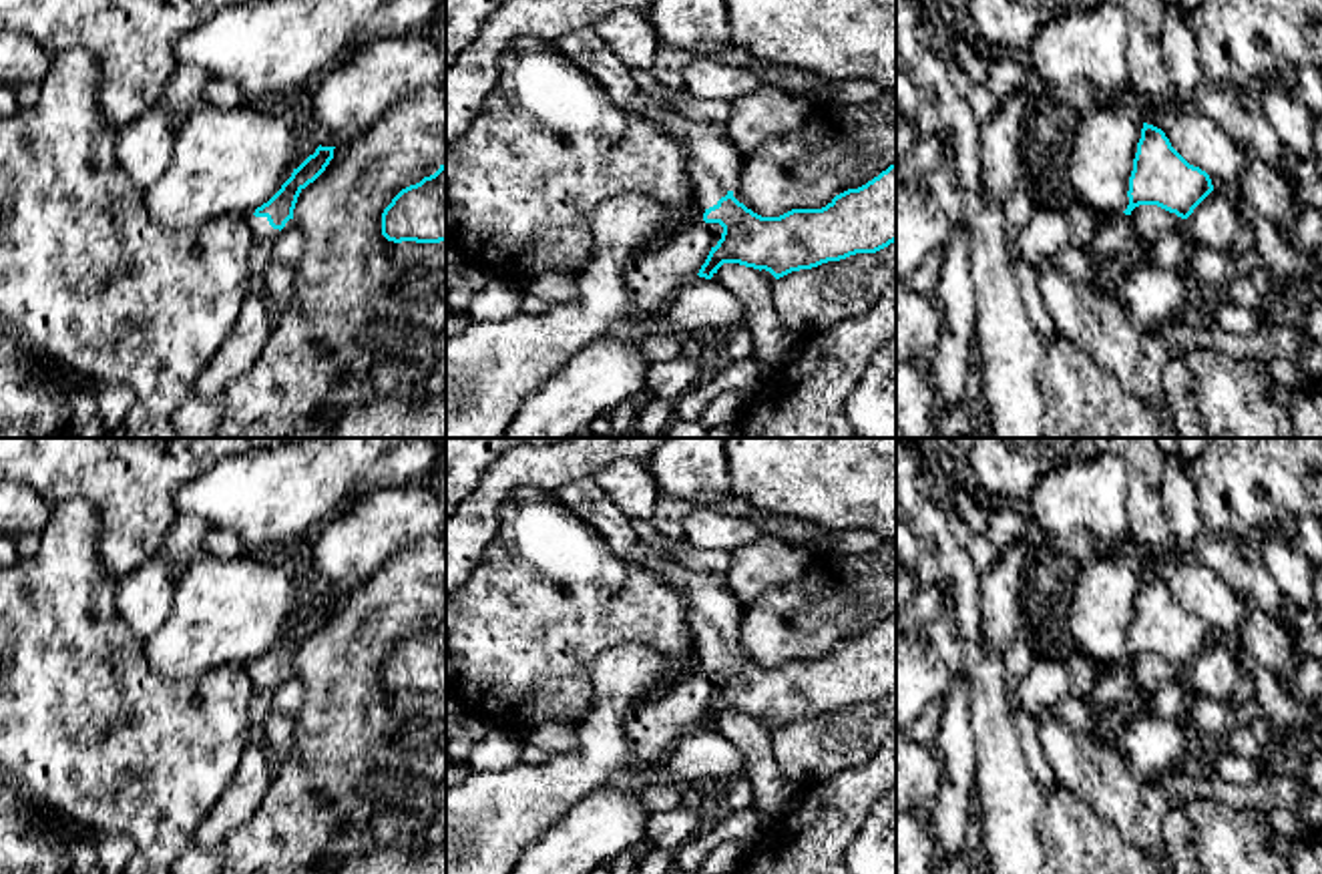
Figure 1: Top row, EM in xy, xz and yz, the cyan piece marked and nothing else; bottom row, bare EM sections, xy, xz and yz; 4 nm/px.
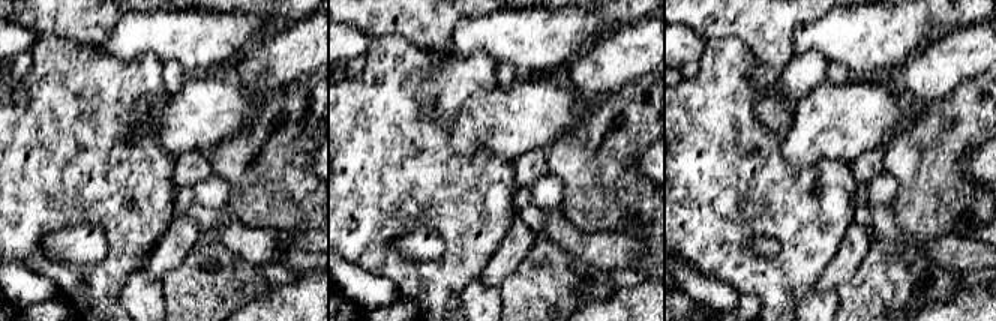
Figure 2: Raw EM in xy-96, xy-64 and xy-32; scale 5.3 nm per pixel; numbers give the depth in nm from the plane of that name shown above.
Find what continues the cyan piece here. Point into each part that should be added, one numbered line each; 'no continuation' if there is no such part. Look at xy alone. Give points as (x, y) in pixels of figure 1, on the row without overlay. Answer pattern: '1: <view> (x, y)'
1: xy (260, 676)

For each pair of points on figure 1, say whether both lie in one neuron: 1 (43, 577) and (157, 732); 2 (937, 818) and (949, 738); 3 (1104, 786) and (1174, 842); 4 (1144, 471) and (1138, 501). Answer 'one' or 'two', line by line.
1: one
2: one
3: two
4: one

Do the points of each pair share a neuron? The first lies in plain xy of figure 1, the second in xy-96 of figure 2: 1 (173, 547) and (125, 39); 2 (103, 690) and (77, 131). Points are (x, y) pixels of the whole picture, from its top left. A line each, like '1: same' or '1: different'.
1: different
2: same

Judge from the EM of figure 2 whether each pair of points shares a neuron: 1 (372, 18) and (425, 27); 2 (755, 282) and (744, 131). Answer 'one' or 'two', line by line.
1: one
2: one

